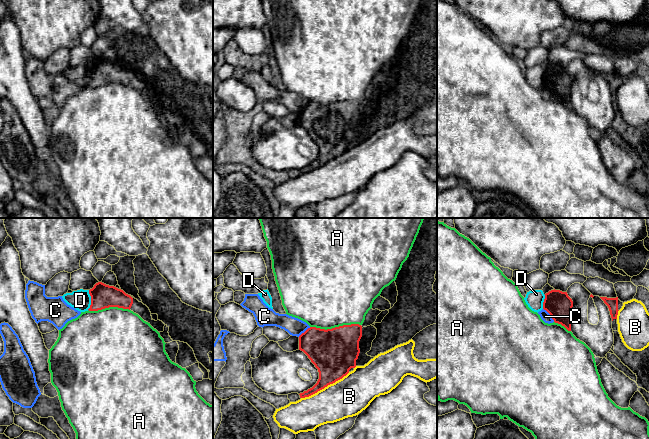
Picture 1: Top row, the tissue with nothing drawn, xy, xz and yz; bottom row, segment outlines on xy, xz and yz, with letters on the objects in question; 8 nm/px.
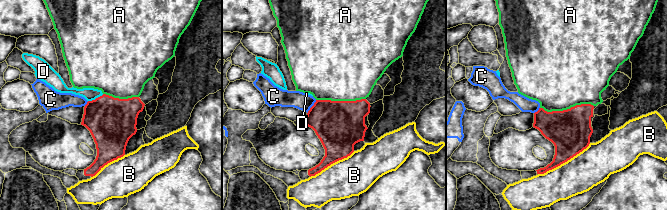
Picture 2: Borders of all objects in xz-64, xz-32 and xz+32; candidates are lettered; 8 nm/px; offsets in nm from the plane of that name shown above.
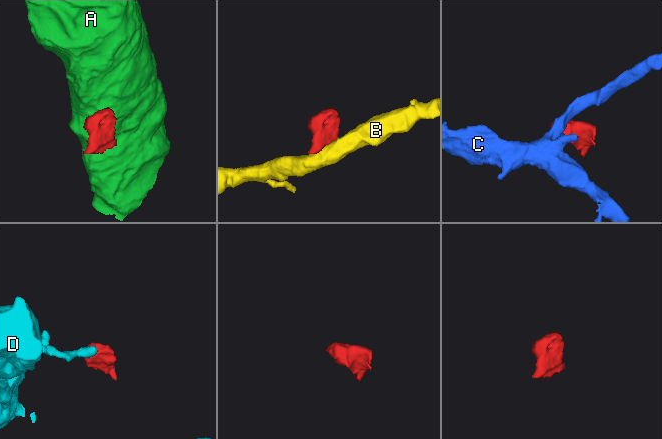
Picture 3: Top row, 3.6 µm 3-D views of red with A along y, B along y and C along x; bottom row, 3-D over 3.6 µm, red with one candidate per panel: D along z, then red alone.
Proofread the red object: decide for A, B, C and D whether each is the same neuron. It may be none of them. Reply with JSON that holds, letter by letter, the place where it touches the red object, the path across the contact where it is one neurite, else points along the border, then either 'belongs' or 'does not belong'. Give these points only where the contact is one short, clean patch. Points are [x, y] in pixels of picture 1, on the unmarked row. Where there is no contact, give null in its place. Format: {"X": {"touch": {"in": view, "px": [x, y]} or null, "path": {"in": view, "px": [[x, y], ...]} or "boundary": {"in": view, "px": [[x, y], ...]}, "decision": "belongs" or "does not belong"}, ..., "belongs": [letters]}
{"A": {"touch": {"in": "xz", "px": [335, 103]}, "decision": "does not belong"}, "B": {"touch": {"in": "xz", "px": [325, 162]}, "decision": "does not belong"}, "C": {"touch": {"in": "yz", "px": [550, 90]}, "boundary": {"in": "yz", "px": [[543, 84], [554, 97]]}, "decision": "does not belong"}, "D": {"touch": {"in": "xy", "px": [91, 76]}, "boundary": {"in": "xy", "px": [[89, 66], [90, 82], [87, 85]]}, "decision": "does not belong"}, "belongs": []}

